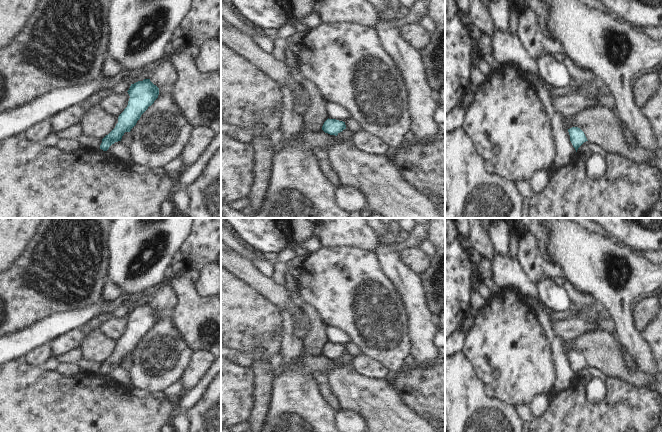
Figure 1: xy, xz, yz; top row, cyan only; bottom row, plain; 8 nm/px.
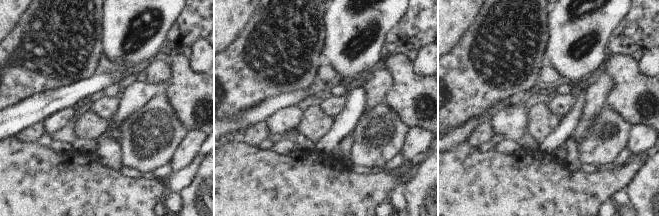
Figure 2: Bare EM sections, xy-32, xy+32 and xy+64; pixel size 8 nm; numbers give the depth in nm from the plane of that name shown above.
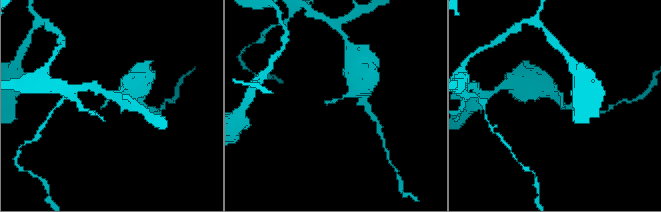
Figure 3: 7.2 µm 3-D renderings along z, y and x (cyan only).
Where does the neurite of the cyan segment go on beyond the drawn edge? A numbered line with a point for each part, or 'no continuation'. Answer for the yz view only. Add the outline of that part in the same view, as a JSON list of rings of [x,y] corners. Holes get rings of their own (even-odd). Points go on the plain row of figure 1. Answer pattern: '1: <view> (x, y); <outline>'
no continuation

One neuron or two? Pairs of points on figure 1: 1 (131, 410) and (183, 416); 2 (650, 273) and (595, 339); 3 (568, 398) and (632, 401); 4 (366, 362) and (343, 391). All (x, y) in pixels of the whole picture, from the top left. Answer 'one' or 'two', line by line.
1: two
2: two
3: one
4: two

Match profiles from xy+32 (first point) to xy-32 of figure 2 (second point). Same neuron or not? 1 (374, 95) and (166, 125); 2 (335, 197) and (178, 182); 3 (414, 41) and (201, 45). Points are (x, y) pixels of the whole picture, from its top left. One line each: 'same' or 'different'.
1: different
2: different
3: different

